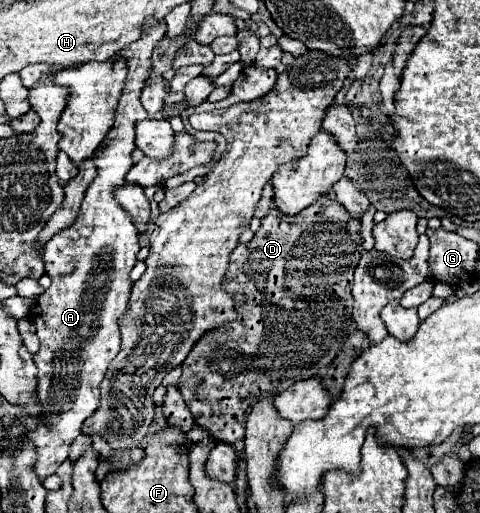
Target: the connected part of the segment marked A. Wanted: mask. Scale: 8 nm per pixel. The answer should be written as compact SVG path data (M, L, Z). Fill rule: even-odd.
M147 24L147 32L143 32L143 36L135 44L129 44L127 48L121 50L123 58L127 60L129 72L127 72L111 134L103 142L105 150L99 152L97 162L95 162L99 168L99 174L93 180L93 184L87 188L85 198L81 202L79 216L75 218L75 222L69 228L57 232L45 244L45 254L43 254L45 272L51 276L53 282L43 292L43 296L39 296L37 308L35 308L35 318L33 318L33 324L37 328L37 336L41 342L41 348L33 356L33 362L37 366L37 380L39 380L37 382L37 400L39 400L39 406L43 408L43 424L39 424L37 430L27 434L27 436L31 436L31 440L35 440L35 446L37 446L35 472L41 480L49 474L55 474L59 464L69 456L69 444L81 432L83 422L99 408L99 386L105 378L105 372L107 372L111 360L119 352L119 344L121 344L119 318L129 310L129 298L131 298L131 288L133 288L129 272L137 262L139 232L133 226L129 214L125 214L123 208L115 202L111 192L115 190L115 186L125 184L125 174L129 172L129 168L133 164L131 152L135 150L135 142L133 142L135 140L135 130L133 130L135 122L144 119L163 119L163 110L151 115L139 101L141 88L145 86L145 78L151 76L151 62L149 62L151 52L153 52L157 40L161 40L163 32L165 32L165 24L155 24L155 26Z

